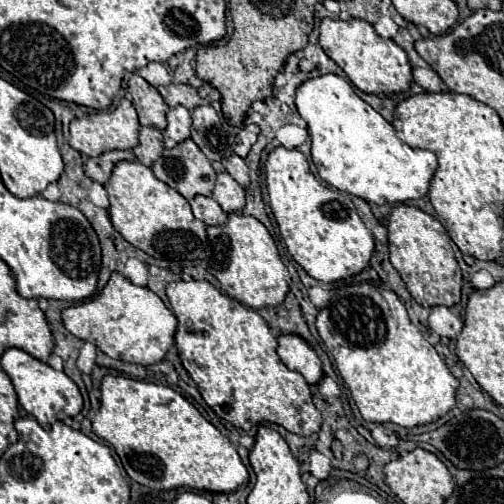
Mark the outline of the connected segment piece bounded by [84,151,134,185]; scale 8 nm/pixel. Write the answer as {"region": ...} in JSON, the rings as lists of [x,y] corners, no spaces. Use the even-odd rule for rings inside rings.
{"region":[[[106,151],[102,153],[100,157],[88,157],[84,161],[84,173],[86,177],[90,177],[92,181],[100,183],[100,185],[106,185],[108,179],[110,179],[112,173],[112,167],[118,163],[118,161],[134,161],[134,155],[132,151]]]}

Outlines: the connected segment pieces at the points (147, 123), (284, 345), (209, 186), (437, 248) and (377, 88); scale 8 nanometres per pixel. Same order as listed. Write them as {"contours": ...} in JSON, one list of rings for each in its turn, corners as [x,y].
{"contours":[[[[134,73],[128,81],[128,91],[132,95],[134,107],[140,117],[140,125],[144,127],[166,127],[166,103],[156,87],[152,87],[146,79],[142,79],[138,73]]],[[[280,335],[278,337],[278,355],[284,365],[292,371],[298,371],[306,377],[308,385],[316,385],[322,377],[322,361],[316,351],[298,335]]],[[[192,139],[178,143],[178,147],[164,149],[162,157],[152,165],[152,171],[186,199],[212,195],[216,181],[216,171]]],[[[398,205],[388,217],[388,241],[390,241],[390,261],[404,279],[410,295],[424,307],[446,305],[452,307],[460,301],[462,273],[454,259],[450,247],[450,237],[442,223],[428,213],[410,207]]],[[[322,19],[320,23],[320,45],[324,53],[340,65],[348,79],[368,95],[380,93],[402,93],[412,83],[412,67],[404,49],[400,49],[392,39],[382,39],[370,23],[364,19]]]]}

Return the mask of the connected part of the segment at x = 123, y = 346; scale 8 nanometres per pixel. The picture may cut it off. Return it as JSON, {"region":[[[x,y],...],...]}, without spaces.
{"region":[[[112,273],[100,295],[64,309],[62,321],[72,335],[80,337],[82,341],[94,343],[108,357],[140,365],[162,361],[166,351],[174,345],[176,333],[176,317],[162,303],[162,299],[148,287],[130,283],[120,273]]]}

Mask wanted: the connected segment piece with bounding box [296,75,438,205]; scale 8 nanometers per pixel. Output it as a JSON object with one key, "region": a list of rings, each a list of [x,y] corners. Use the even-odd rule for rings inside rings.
{"region":[[[338,75],[308,79],[296,89],[296,109],[308,125],[312,161],[320,179],[328,185],[374,205],[404,203],[428,193],[430,179],[438,167],[436,155],[402,143],[396,137],[396,129],[362,101],[346,79]]]}

